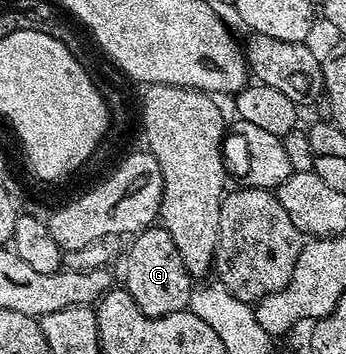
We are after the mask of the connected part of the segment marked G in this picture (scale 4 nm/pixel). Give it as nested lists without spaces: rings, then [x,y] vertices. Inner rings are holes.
[[[152,225],[138,232],[130,240],[125,251],[126,255],[125,290],[129,293],[129,297],[133,297],[133,301],[137,301],[137,309],[141,309],[141,313],[149,317],[165,317],[169,313],[190,308],[193,290],[191,274],[189,269],[185,269],[185,261],[181,261],[181,253],[177,250],[173,237],[169,237],[169,233],[162,225]]]

